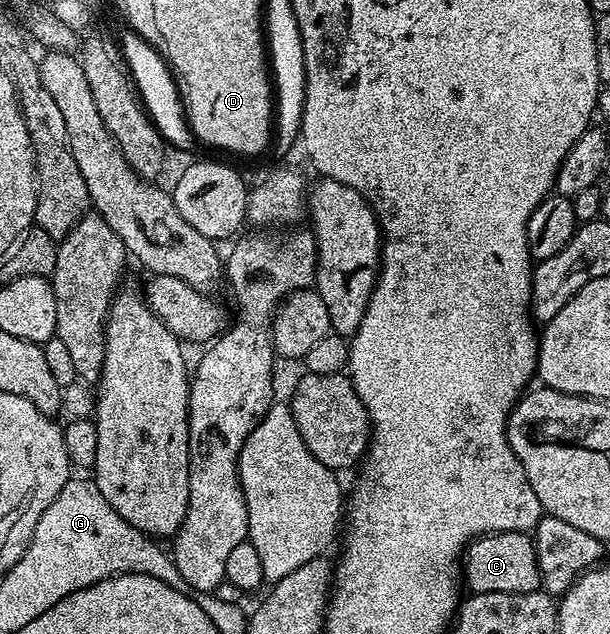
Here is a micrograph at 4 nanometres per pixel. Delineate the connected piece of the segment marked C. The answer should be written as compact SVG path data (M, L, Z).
M490 532L486 536L475 537L462 557L462 580L472 594L526 594L537 591L540 588L540 571L533 537L528 532Z

